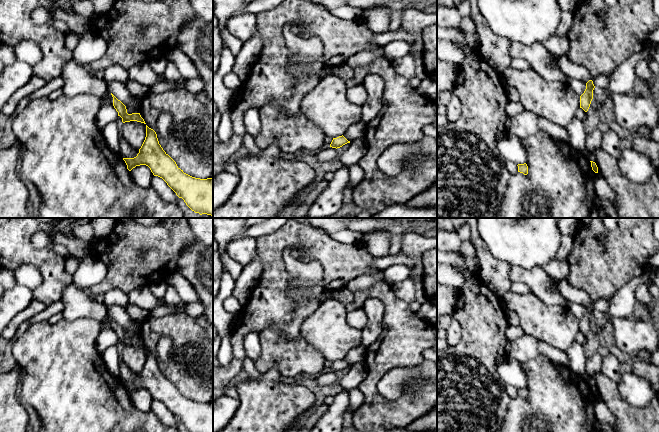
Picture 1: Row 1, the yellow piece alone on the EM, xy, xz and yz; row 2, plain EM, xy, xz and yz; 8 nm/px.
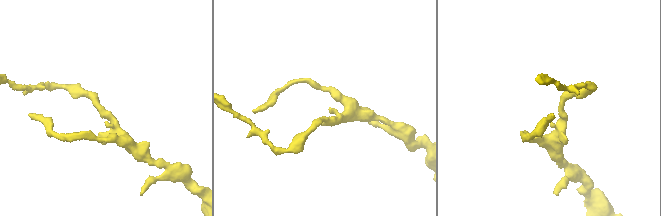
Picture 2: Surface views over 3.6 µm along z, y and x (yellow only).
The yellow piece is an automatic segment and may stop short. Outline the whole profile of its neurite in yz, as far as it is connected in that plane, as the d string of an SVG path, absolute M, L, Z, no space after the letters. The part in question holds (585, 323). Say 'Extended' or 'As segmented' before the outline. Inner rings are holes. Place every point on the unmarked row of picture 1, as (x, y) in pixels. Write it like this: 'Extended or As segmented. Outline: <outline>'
Extended. Outline: M509 290L502 303L504 308L517 313L525 335L564 352L572 346L579 331L588 335L595 312L593 305L589 304L584 317L579 320L566 306L547 305L533 292L517 294Z

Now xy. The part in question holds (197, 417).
As segmented. Outline: M146 349L146 361L134 382L123 382L127 393L146 389L162 402L189 432L213 432L213 401L200 403L181 394L159 368L156 356Z

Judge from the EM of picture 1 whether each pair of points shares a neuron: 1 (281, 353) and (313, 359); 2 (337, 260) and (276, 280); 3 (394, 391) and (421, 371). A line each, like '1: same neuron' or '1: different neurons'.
1: same neuron
2: same neuron
3: same neuron

